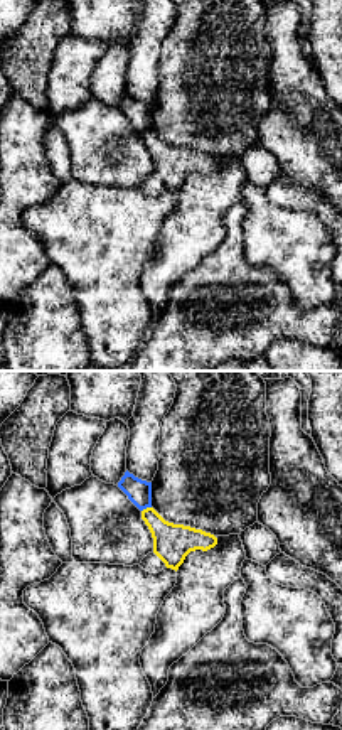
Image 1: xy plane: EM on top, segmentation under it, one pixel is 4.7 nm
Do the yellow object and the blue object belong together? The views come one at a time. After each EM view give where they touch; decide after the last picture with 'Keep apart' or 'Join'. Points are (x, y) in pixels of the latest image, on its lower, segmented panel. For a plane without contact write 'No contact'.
Touches yellow at (147, 508)

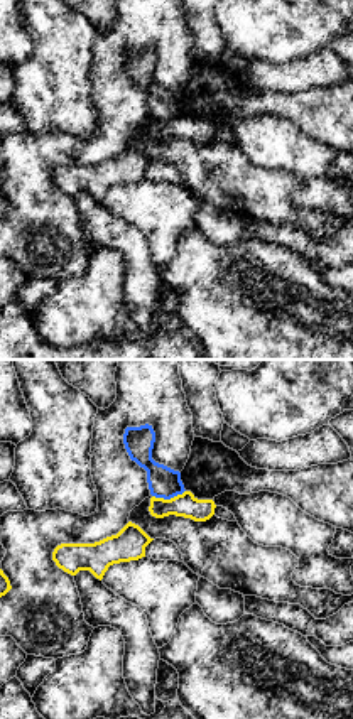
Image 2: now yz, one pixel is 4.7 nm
Touches yellow at (168, 500)

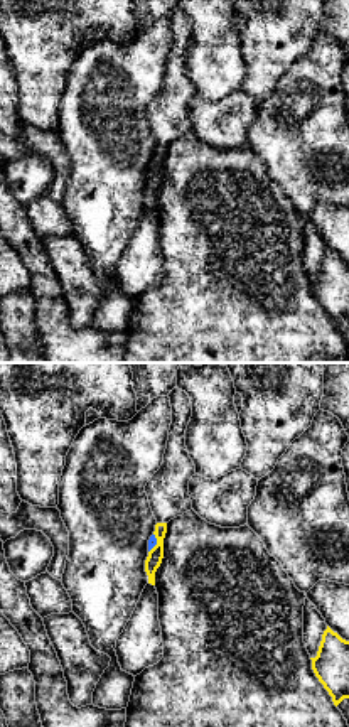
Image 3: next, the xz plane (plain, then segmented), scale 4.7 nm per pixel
Touches yellow at (157, 543)

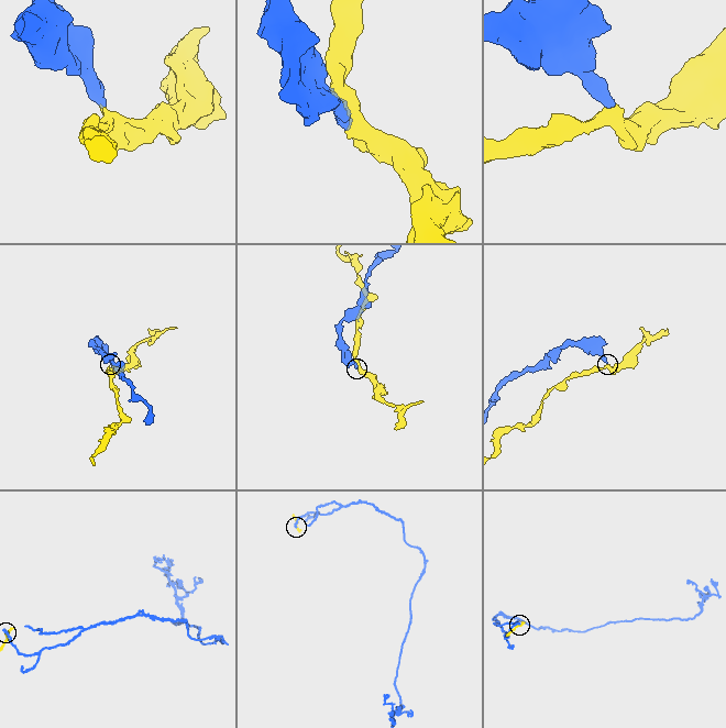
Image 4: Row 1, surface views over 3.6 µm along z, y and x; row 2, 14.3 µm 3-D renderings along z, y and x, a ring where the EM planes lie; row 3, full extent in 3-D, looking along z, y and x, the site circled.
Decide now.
Keep apart

